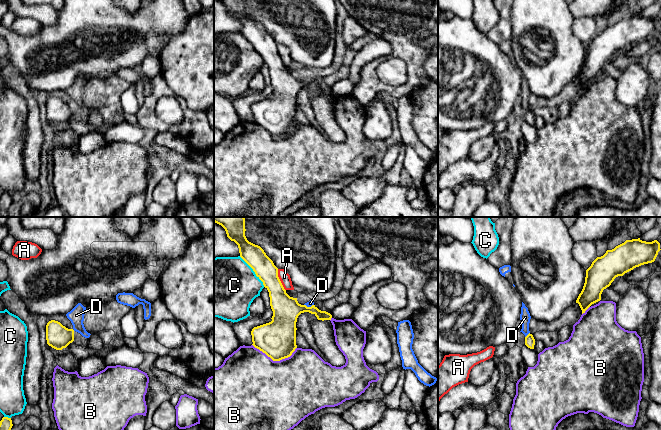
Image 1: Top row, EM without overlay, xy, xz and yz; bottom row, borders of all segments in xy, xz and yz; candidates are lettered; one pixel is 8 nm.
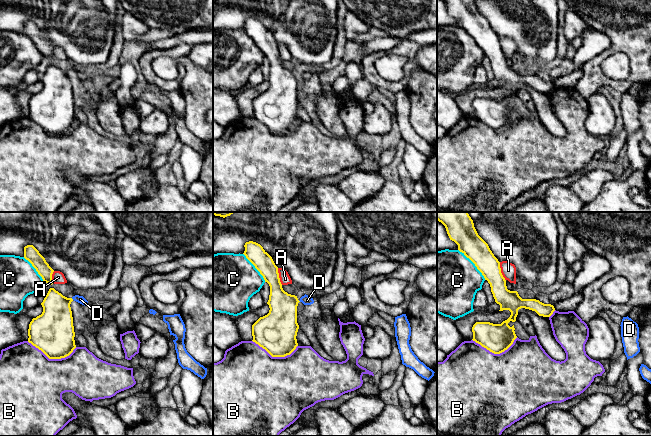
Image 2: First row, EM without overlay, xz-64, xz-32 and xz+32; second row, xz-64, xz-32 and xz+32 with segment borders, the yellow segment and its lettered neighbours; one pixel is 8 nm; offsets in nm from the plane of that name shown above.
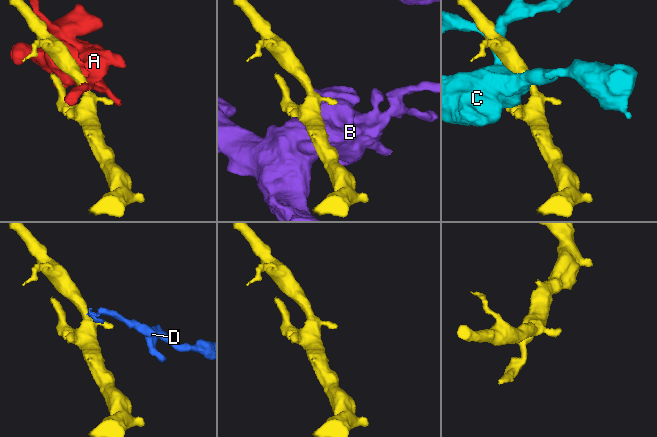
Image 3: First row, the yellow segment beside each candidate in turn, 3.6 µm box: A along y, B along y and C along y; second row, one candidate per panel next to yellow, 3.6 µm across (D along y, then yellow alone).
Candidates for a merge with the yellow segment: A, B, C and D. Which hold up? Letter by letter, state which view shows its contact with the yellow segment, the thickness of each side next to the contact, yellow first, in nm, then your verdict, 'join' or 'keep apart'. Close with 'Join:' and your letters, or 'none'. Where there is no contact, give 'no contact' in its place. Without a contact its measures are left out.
A: xz | 220/90 nm | keep apart
B: xz | 300/500 nm | keep apart
C: xz | 170/480 nm | keep apart
D: yz | 80/90 nm | keep apart
Join: none

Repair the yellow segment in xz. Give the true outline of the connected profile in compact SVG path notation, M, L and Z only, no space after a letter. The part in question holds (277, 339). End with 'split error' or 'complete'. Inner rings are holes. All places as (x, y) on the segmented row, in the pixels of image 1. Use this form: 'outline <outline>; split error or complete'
outline M214 217L214 222L221 225L225 229L227 237L238 245L240 257L253 269L256 276L263 282L264 287L269 292L270 306L273 311L272 321L252 329L252 345L265 353L273 361L280 361L290 357L297 348L296 322L298 316L301 313L309 312L314 314L318 320L324 321L331 320L332 315L326 311L319 310L315 305L311 307L301 305L298 303L297 298L290 297L286 293L278 277L278 268L274 265L273 261L260 246L247 240L244 217Z; complete

